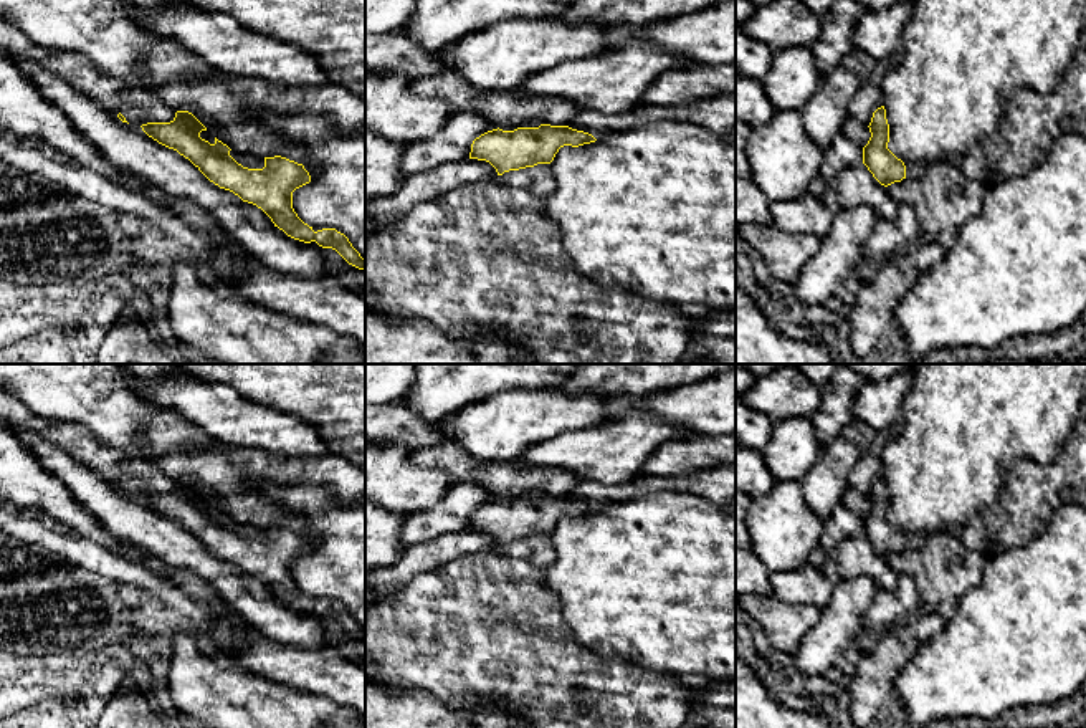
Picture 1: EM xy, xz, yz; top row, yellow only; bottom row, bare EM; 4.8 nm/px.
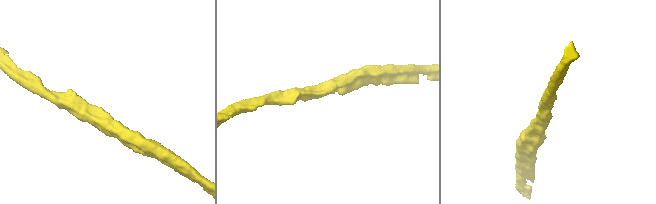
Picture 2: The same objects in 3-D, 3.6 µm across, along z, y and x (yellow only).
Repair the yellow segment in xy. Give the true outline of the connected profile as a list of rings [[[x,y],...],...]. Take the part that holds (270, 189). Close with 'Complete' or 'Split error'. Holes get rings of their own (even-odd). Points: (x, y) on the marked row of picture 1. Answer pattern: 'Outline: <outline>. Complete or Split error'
Outline: [[[177,111],[170,122],[147,122],[142,131],[159,144],[188,159],[210,182],[243,202],[261,208],[288,237],[336,250],[349,265],[365,270],[365,260],[336,228],[314,232],[293,208],[293,192],[311,182],[302,164],[281,156],[264,157],[263,169],[248,169],[230,156],[230,147],[200,137],[207,127],[188,111]]]. Complete

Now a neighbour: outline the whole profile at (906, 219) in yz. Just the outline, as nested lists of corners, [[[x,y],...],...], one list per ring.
[[[899,204],[894,220],[876,218],[863,248],[866,266],[871,268],[896,255],[909,253],[919,243],[919,235],[921,225],[914,208]]]

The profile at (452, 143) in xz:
[[[456,111],[435,136],[407,142],[398,167],[410,175],[446,162],[469,159],[473,141],[498,127],[499,126],[478,113]]]

